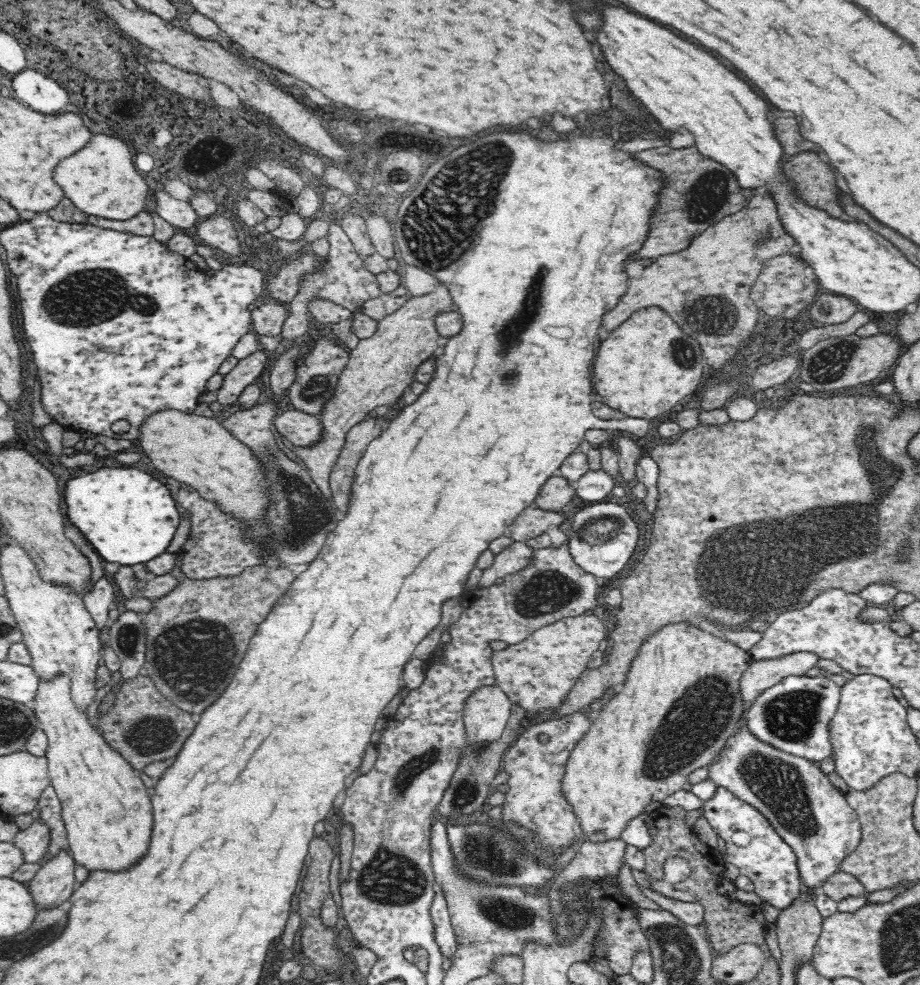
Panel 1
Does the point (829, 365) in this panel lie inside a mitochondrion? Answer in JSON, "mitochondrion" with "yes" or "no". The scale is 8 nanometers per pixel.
{"mitochondrion":"yes"}

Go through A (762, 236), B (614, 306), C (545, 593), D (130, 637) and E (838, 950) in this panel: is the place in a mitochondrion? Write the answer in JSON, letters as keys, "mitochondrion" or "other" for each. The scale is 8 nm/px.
{"A":"mitochondrion","B":"other","C":"mitochondrion","D":"mitochondrion","E":"other"}

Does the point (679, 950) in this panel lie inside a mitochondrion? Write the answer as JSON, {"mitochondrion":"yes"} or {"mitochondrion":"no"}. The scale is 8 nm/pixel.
{"mitochondrion":"yes"}

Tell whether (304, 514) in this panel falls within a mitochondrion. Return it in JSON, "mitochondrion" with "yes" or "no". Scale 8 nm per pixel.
{"mitochondrion":"yes"}

